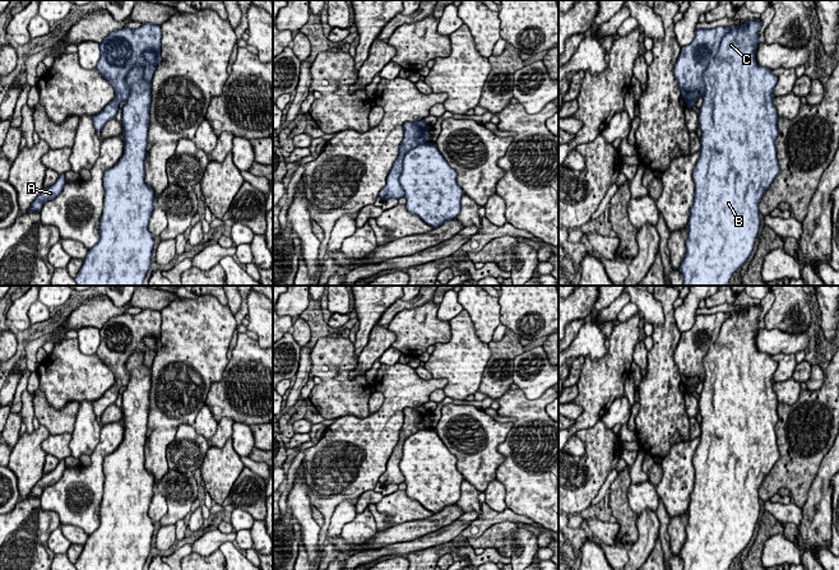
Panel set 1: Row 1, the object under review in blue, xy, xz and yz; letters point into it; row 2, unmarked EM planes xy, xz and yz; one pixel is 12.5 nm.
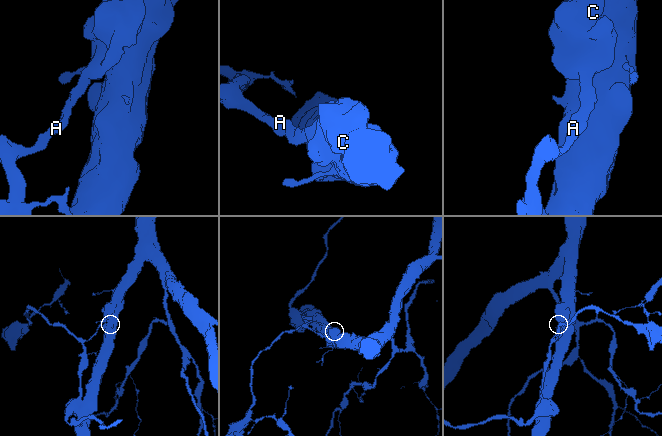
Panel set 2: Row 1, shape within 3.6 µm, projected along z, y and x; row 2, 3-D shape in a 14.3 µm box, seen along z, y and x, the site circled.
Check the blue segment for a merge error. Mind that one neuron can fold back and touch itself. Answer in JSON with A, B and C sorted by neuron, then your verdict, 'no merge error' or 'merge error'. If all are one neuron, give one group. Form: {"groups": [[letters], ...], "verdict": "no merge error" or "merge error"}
{"groups": [["A"], ["B", "C"]], "verdict": "merge error"}

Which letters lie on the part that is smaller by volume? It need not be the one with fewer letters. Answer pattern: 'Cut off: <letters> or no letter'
Cut off: A

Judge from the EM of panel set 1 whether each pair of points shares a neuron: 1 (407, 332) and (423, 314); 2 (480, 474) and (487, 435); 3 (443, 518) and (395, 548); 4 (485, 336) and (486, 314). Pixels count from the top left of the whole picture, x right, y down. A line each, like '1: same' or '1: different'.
1: same
2: same
3: different
4: same

